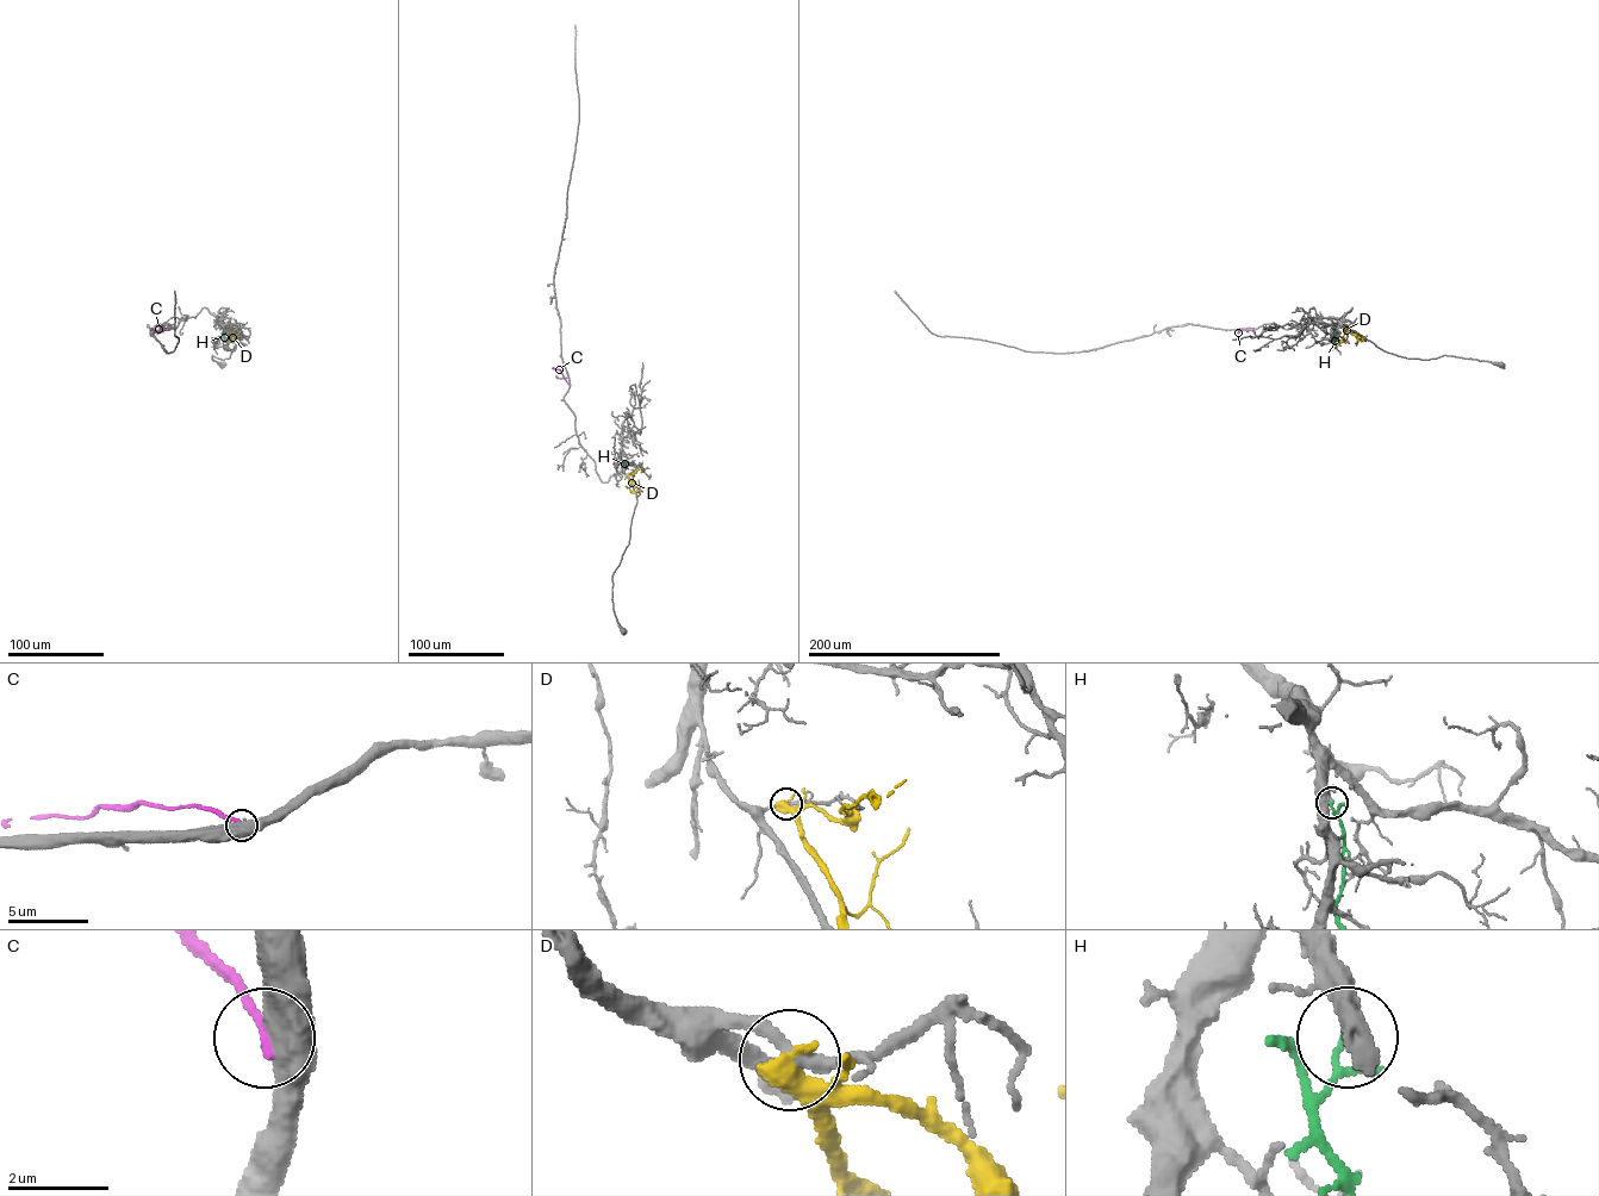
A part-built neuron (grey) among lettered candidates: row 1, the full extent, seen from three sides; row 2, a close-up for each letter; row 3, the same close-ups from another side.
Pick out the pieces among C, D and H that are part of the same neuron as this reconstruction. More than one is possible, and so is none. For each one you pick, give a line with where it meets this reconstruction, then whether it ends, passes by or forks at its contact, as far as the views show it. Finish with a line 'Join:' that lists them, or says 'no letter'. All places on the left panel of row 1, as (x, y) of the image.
Join: no letter

